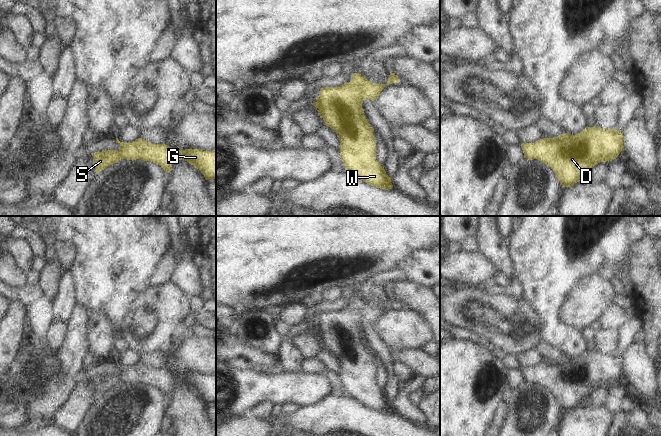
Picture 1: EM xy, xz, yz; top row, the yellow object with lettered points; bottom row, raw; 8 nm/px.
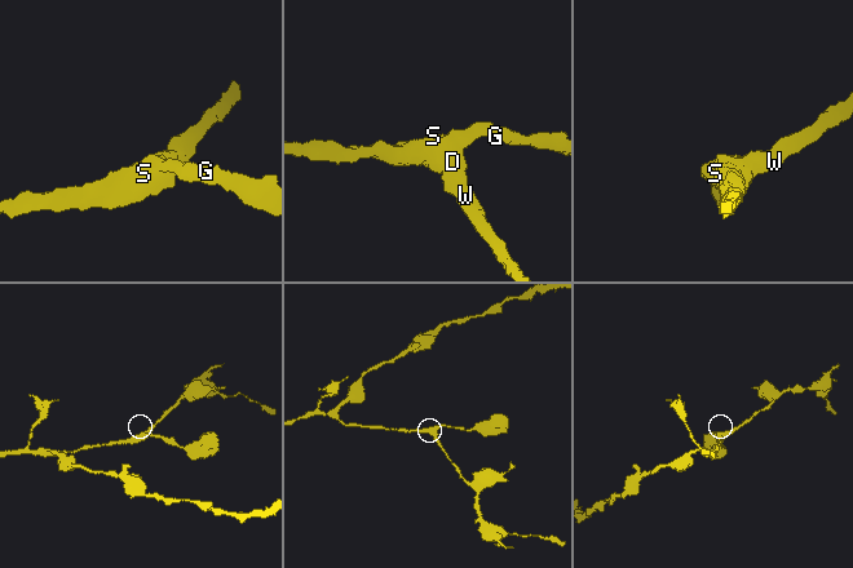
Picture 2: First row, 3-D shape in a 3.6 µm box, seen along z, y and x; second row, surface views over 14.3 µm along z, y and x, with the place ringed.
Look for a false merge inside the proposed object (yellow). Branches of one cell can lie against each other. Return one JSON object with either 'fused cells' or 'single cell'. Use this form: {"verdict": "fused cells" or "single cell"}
{"verdict": "single cell"}

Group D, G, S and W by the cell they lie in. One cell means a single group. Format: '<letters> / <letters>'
D G S W

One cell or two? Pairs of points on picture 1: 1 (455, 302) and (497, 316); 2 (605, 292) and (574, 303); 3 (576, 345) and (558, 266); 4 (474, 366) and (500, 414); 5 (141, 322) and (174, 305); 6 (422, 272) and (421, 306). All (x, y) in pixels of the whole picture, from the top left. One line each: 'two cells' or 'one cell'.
1: one cell
2: one cell
3: one cell
4: two cells
5: one cell
6: two cells

